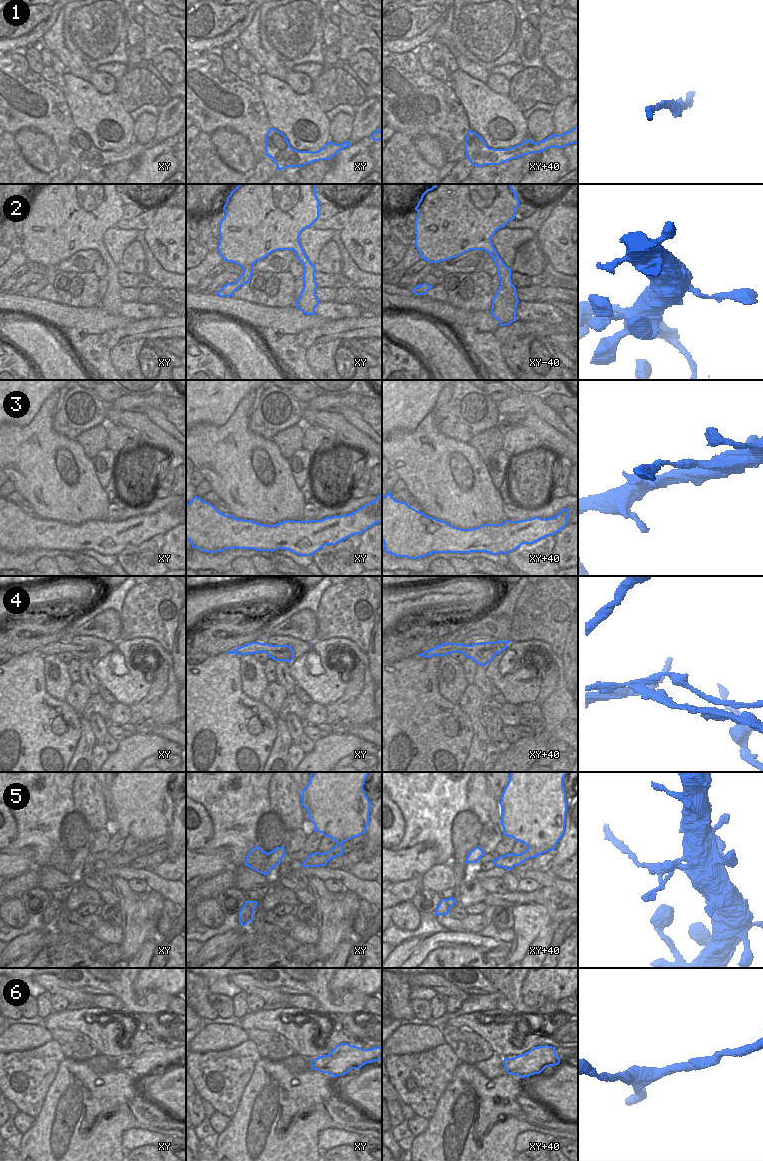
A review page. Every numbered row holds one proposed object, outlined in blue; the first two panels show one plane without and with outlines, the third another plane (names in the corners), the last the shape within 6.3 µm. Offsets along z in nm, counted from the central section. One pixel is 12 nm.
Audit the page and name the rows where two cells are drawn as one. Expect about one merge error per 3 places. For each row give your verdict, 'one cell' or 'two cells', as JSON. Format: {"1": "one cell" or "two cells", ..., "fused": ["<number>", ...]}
{"1": "one cell", "2": "one cell", "3": "one cell", "4": "two cells", "5": "two cells", "6": "one cell", "fused": ["4", "5"]}

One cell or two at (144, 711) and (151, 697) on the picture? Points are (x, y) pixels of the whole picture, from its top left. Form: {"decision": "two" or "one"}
{"decision": "one"}

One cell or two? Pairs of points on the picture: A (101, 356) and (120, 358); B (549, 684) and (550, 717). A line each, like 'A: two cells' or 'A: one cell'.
A: two cells
B: two cells

